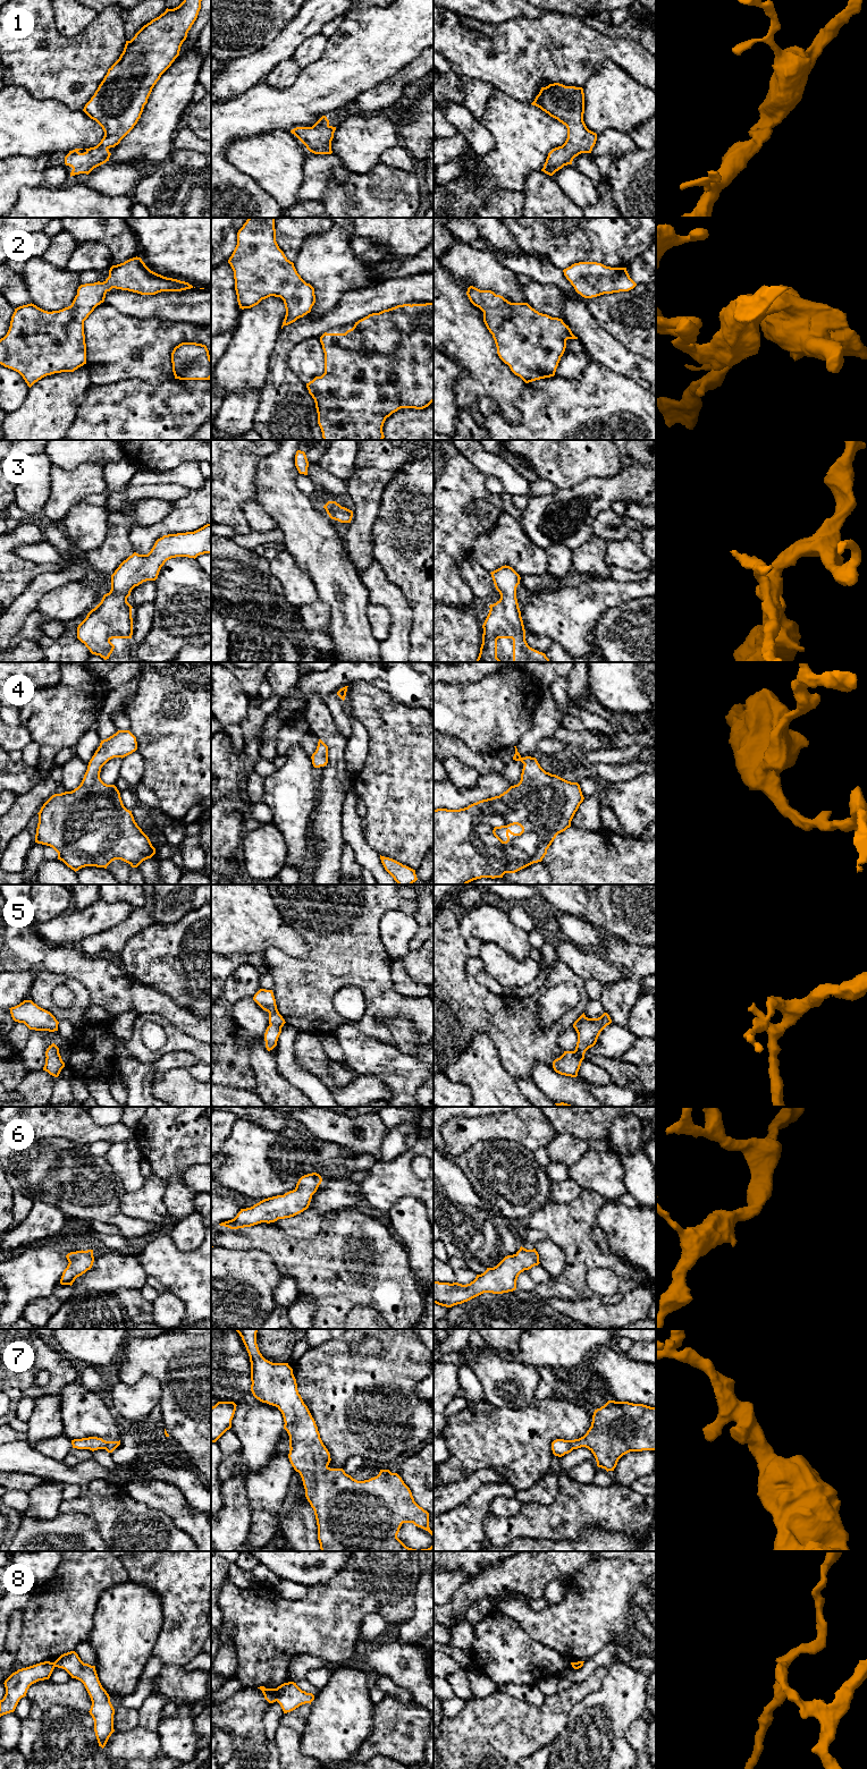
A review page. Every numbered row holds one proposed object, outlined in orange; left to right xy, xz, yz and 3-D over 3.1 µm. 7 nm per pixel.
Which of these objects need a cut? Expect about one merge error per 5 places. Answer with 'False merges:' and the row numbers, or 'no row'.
False merges: 8

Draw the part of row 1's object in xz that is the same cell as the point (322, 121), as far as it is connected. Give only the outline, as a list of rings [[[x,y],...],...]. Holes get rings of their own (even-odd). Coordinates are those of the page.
[[[322,116],[312,127],[296,127],[291,130],[314,154],[331,154],[331,141],[336,127]]]

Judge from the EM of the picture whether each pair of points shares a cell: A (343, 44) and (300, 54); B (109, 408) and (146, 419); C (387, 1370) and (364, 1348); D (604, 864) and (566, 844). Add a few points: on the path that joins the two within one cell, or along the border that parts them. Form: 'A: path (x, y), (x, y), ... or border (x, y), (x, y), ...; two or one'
A: border (328, 37), (325, 51), (317, 59), (303, 66); two
B: path (118, 417), (137, 419); one
C: border (348, 1343), (355, 1353), (378, 1354), (383, 1349); two
D: path (595, 864), (587, 864), (575, 853); one

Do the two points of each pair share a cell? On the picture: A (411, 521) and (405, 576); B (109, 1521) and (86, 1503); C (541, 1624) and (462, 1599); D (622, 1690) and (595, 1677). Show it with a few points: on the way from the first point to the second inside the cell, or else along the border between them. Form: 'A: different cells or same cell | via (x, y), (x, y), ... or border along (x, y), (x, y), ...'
A: same cell | via (410, 534), (410, 563)
B: same cell | via (103, 1515), (92, 1504)
C: different cells | border along (521, 1597), (504, 1597), (495, 1607)
D: different cells | border along (607, 1669), (602, 1687), (589, 1693), (583, 1699)

